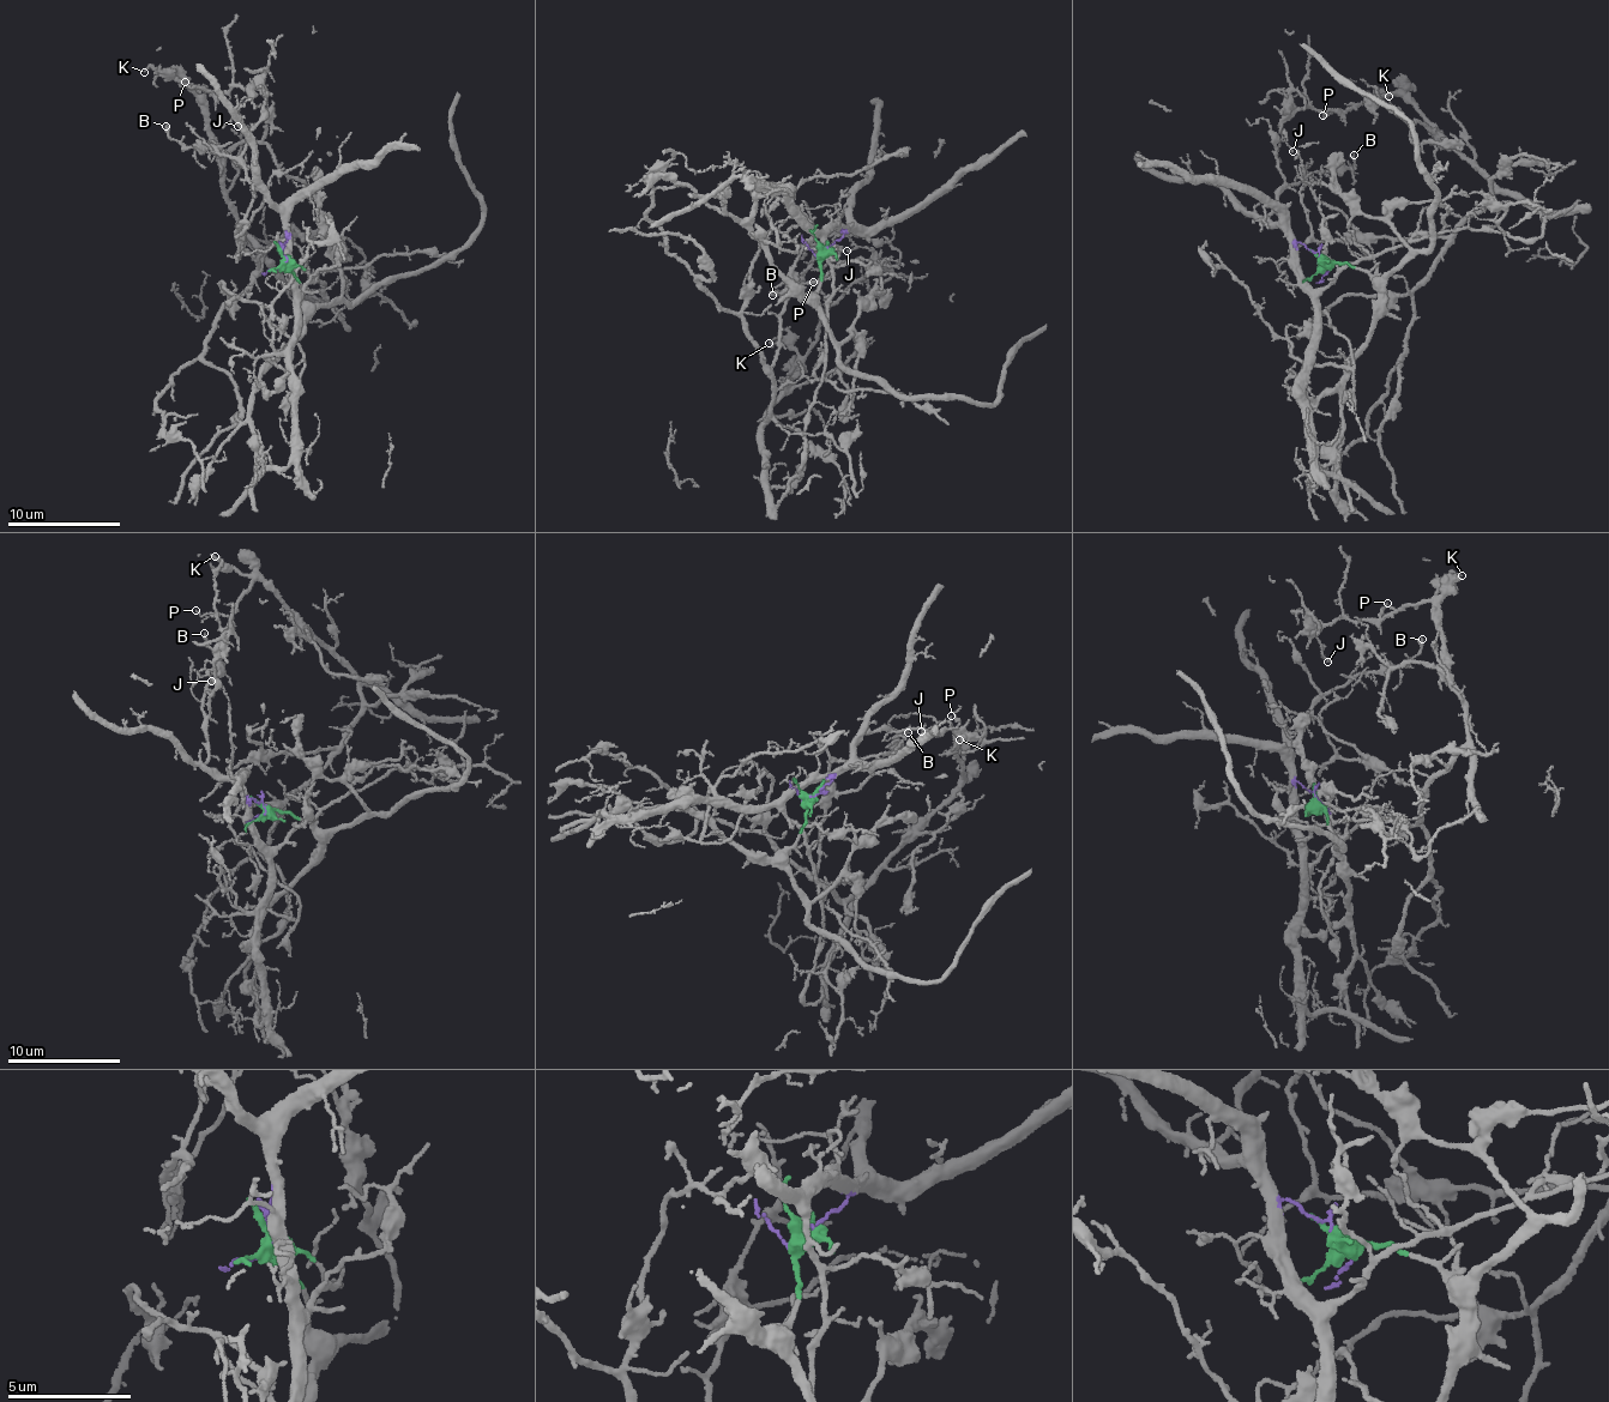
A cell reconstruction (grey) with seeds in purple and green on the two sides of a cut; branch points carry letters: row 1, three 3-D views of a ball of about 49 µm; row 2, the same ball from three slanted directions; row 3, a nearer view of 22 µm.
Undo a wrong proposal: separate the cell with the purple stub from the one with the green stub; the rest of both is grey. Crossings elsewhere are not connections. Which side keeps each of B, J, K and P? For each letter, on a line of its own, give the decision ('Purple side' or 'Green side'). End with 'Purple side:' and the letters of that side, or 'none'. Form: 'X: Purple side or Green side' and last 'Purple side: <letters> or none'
B: Purple side
J: Green side
K: Green side
P: Green side
Purple side: B

